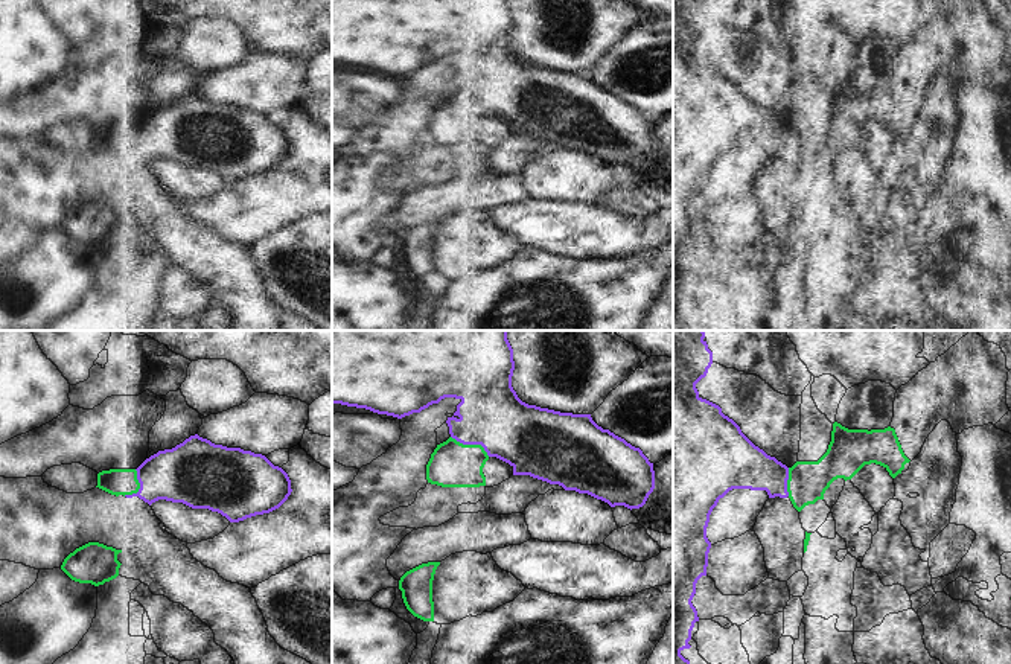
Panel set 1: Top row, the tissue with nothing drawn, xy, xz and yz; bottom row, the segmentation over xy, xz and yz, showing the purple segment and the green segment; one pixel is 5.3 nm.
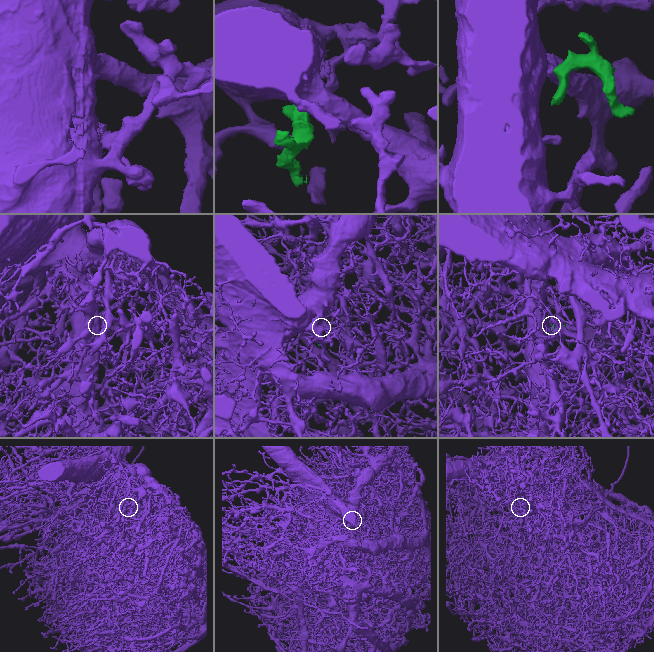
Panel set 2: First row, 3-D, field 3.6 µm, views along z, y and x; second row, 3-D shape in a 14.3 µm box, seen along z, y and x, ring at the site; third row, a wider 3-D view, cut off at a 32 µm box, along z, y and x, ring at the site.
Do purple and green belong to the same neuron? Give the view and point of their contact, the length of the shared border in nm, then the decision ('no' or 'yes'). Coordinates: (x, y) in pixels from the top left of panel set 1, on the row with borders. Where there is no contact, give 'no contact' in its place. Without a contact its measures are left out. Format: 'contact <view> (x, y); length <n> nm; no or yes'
contact xz (471, 443); length 240 nm; yes

